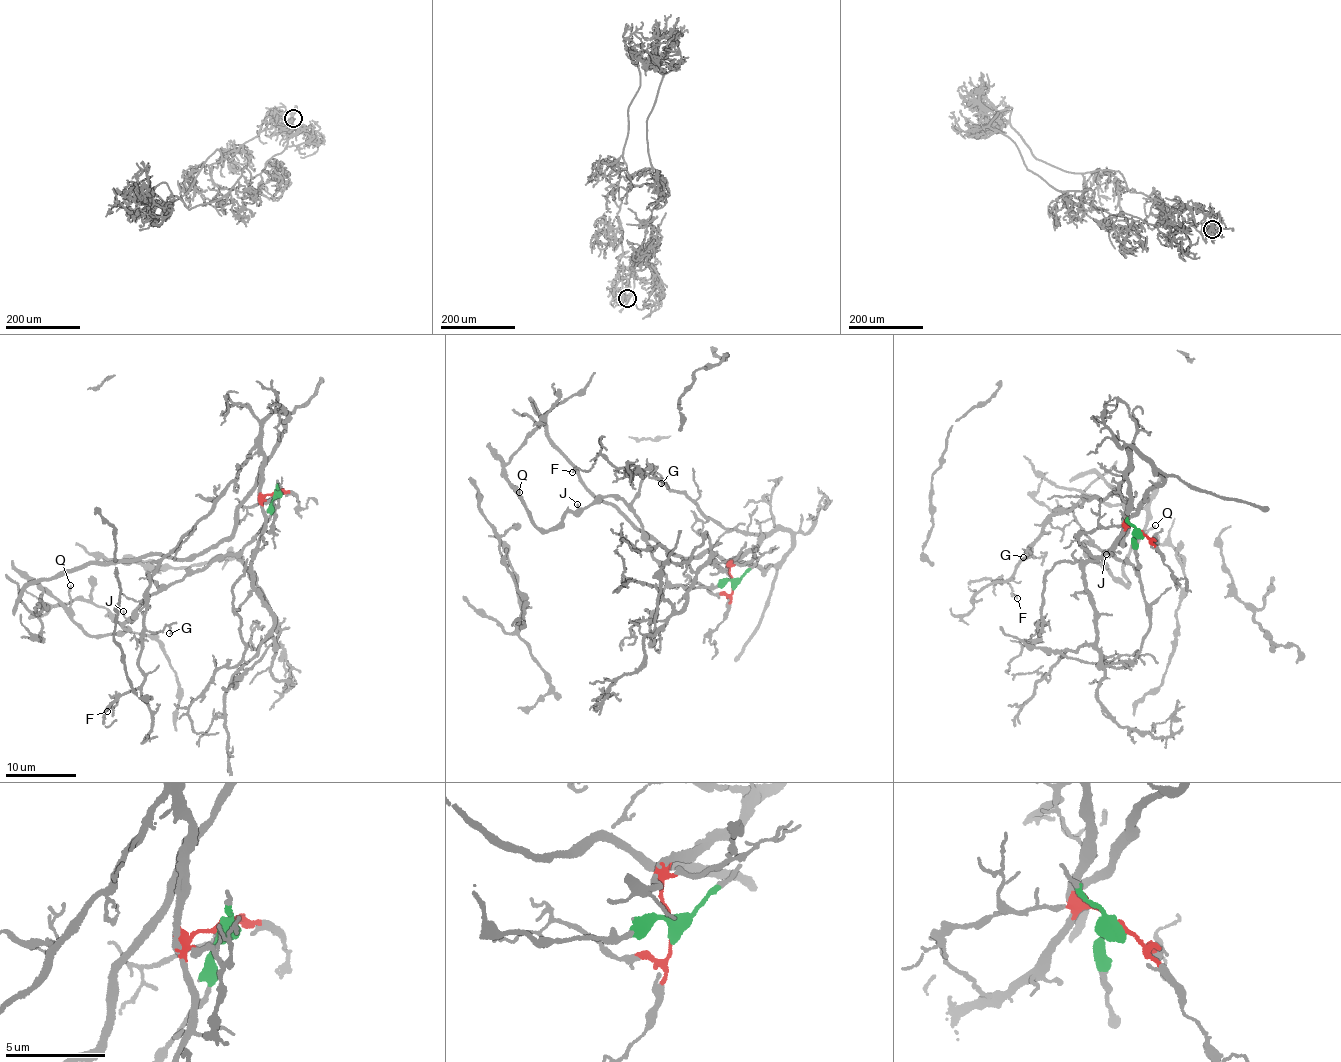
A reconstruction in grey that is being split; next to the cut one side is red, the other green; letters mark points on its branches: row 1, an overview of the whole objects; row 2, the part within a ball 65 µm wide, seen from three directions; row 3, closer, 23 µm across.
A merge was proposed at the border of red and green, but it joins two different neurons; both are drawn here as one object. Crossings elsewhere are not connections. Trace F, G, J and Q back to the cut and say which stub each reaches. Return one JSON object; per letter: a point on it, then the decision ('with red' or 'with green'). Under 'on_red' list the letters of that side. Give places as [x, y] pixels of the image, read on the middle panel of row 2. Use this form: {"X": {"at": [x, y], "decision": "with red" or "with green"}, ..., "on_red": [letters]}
{"F": {"at": [572, 472], "decision": "with red"}, "G": {"at": [661, 483], "decision": "with red"}, "J": {"at": [577, 504], "decision": "with green"}, "Q": {"at": [519, 492], "decision": "with green"}, "on_red": ["F", "G"]}

